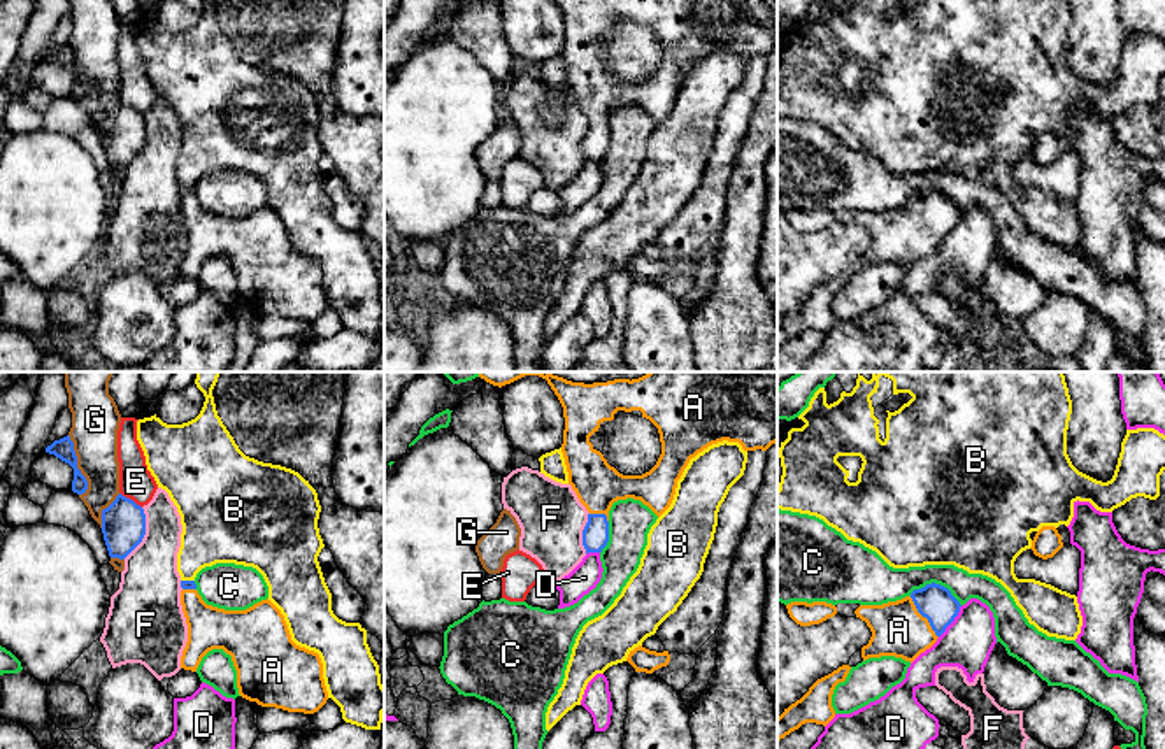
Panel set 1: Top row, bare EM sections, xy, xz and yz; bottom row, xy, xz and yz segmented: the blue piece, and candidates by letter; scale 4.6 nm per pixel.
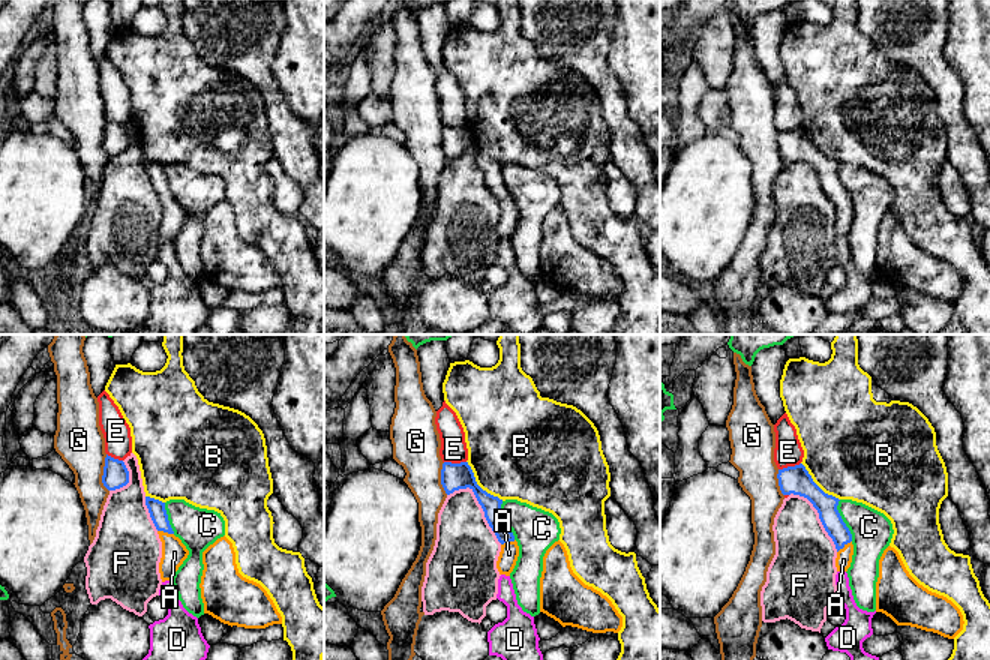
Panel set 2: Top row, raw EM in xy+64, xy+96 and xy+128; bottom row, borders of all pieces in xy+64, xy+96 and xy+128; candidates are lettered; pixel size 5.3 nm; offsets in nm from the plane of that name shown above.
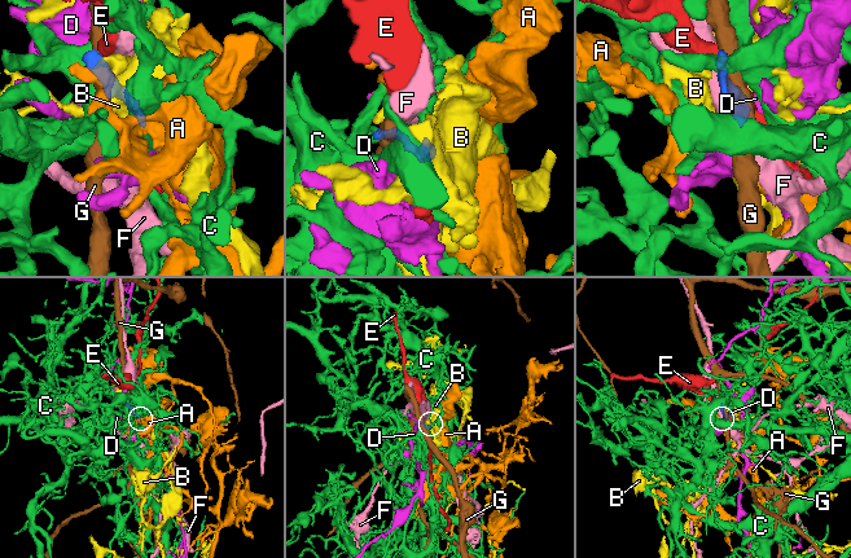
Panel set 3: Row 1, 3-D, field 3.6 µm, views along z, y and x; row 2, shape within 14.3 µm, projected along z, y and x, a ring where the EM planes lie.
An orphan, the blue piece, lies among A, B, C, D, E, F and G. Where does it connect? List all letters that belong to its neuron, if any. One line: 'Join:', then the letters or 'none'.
Join: A

